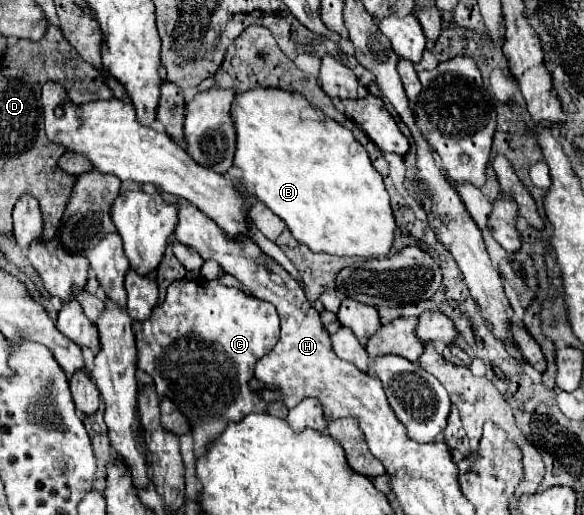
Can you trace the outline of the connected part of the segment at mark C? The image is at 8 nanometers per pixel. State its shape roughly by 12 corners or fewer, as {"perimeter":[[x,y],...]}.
{"perimeter":[[179,279],[133,321],[137,367],[187,417],[195,459],[267,401],[271,303]]}

